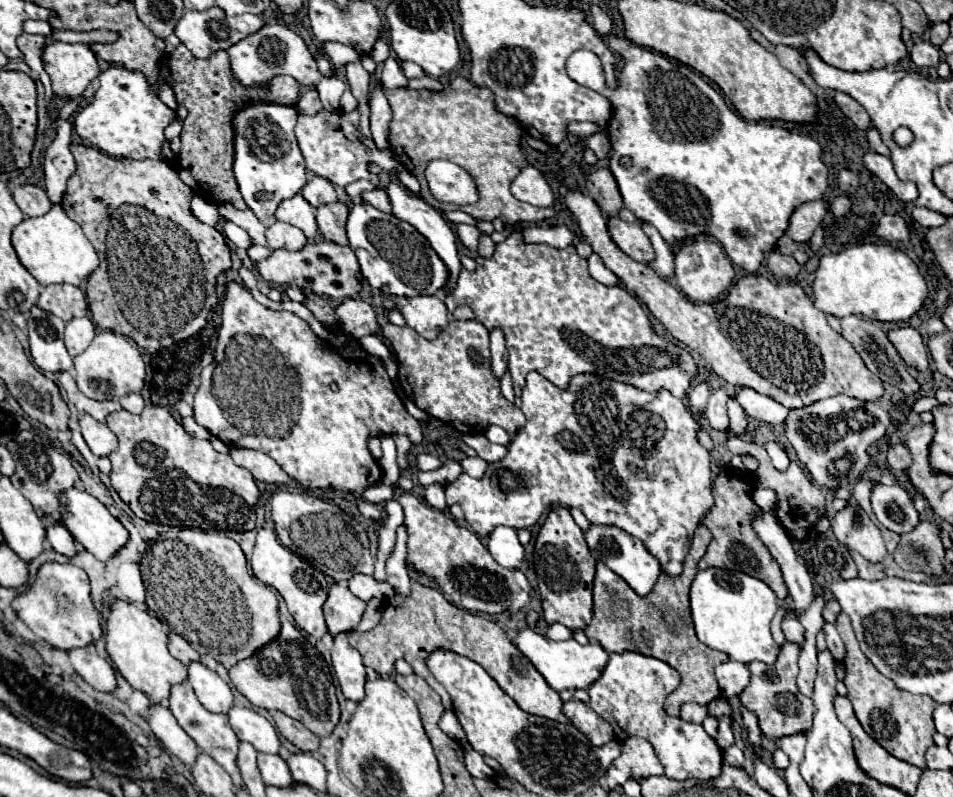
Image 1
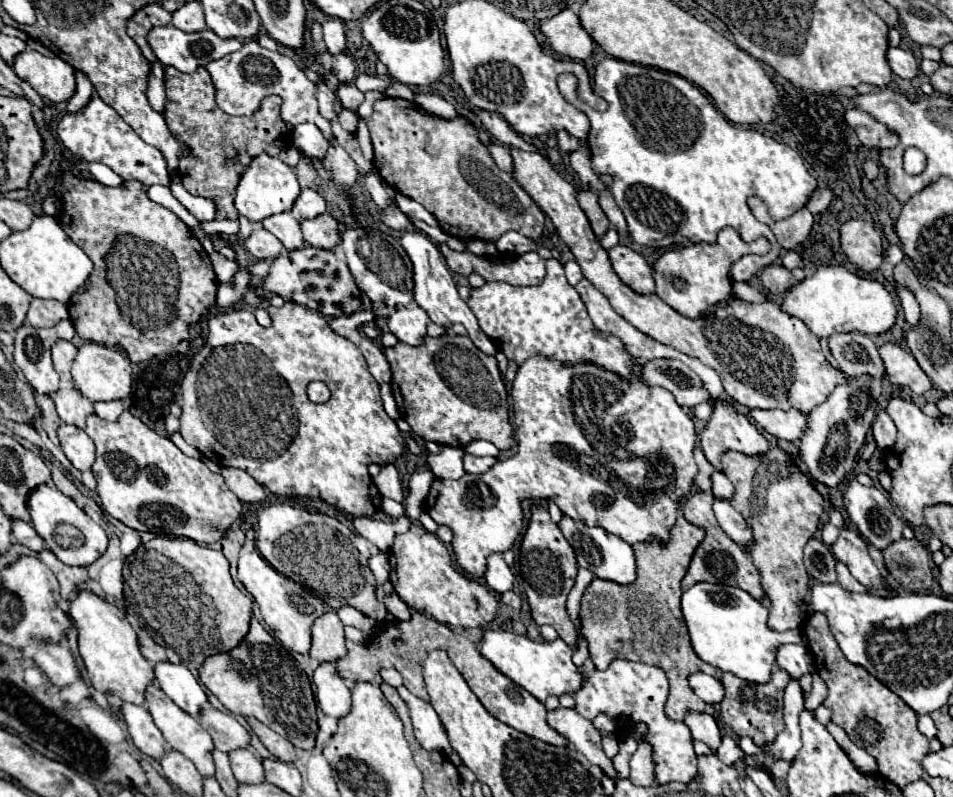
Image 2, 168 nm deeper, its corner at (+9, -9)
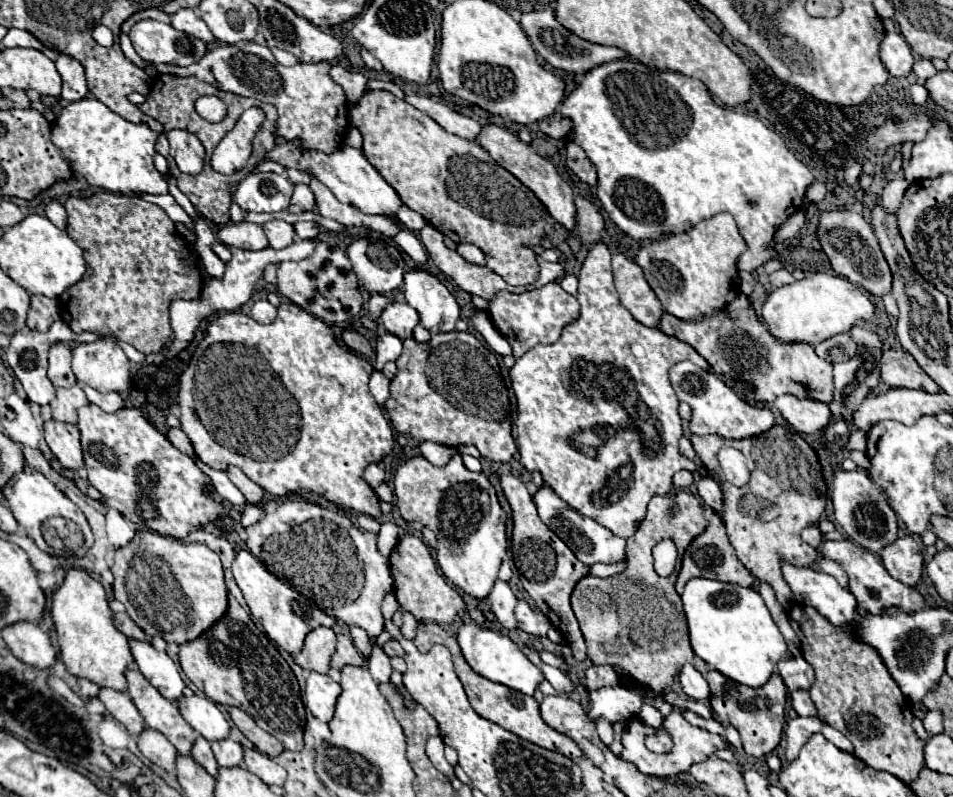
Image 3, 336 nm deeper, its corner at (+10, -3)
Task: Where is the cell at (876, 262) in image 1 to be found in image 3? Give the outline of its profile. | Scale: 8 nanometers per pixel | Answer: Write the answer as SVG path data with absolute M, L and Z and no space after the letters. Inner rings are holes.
M813 273L807 279L771 291L767 301L763 303L761 321L769 327L769 333L781 343L817 345L833 335L847 333L857 319L871 319L873 313L875 305L869 301L869 295L865 291L857 289L839 275Z

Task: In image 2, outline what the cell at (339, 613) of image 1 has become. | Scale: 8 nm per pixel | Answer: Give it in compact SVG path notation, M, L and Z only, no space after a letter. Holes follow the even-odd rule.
M326 611L312 625L312 649L310 655L324 661L336 661L346 655L346 635L344 623L336 615L336 611Z

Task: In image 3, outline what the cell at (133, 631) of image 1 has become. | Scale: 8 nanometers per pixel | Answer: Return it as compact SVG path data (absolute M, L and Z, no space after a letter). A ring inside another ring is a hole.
M69 569L63 583L51 595L51 621L57 633L61 661L71 675L117 691L127 687L125 671L127 665L133 663L133 655L127 647L127 637L113 625L113 613L99 581L89 577L83 569Z

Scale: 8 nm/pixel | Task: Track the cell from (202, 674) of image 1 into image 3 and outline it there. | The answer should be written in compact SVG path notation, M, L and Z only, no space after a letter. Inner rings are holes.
M129 639L129 649L139 671L165 699L177 701L185 695L187 685L181 677L179 665L173 663L165 651L157 651L149 641L137 639Z

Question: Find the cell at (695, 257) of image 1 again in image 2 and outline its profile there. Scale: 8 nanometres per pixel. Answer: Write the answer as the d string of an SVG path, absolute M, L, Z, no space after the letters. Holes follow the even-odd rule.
M726 227L718 233L718 239L714 245L710 243L694 243L690 247L676 247L660 255L660 259L654 263L654 279L656 279L656 293L678 313L684 317L700 317L708 307L726 301L732 293L732 279L728 277L728 269L734 261L738 261L746 253L766 253L768 243L766 239L760 239L756 243L746 243L740 239L740 235Z

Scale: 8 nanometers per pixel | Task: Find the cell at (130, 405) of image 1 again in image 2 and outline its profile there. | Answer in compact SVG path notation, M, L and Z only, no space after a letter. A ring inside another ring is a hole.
M106 401L106 403L94 403L94 409L100 419L118 421L118 417L124 411L124 405L122 405L122 401Z

